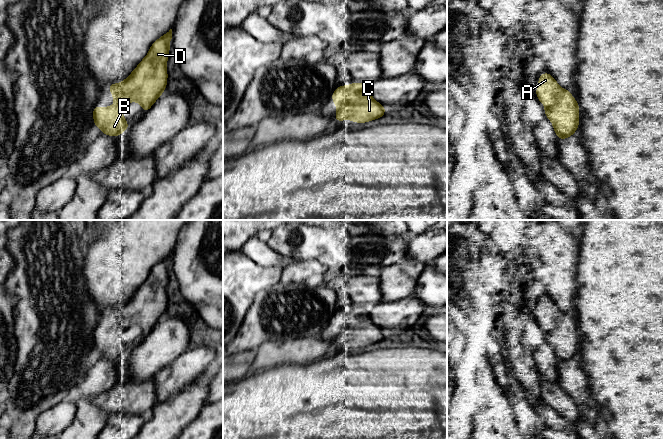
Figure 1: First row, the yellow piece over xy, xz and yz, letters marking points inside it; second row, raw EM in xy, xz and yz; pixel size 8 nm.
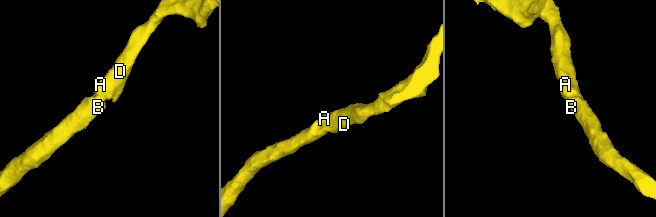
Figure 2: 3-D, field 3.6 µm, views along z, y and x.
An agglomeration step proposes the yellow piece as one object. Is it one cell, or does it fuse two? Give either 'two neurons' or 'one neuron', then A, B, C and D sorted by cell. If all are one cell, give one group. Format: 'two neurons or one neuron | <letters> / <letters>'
one neuron | A B C D

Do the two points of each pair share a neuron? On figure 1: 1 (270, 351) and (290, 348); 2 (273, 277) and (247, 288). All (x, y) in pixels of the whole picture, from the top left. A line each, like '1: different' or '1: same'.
1: same
2: same

